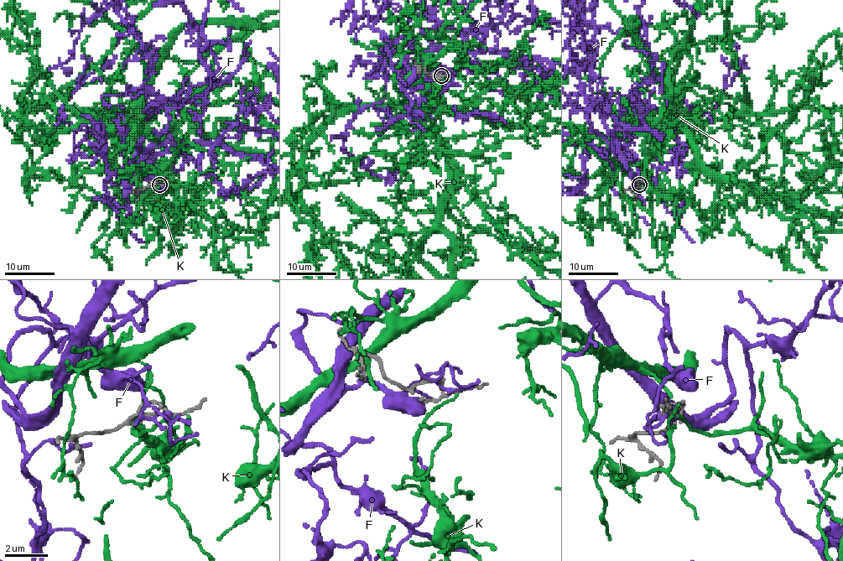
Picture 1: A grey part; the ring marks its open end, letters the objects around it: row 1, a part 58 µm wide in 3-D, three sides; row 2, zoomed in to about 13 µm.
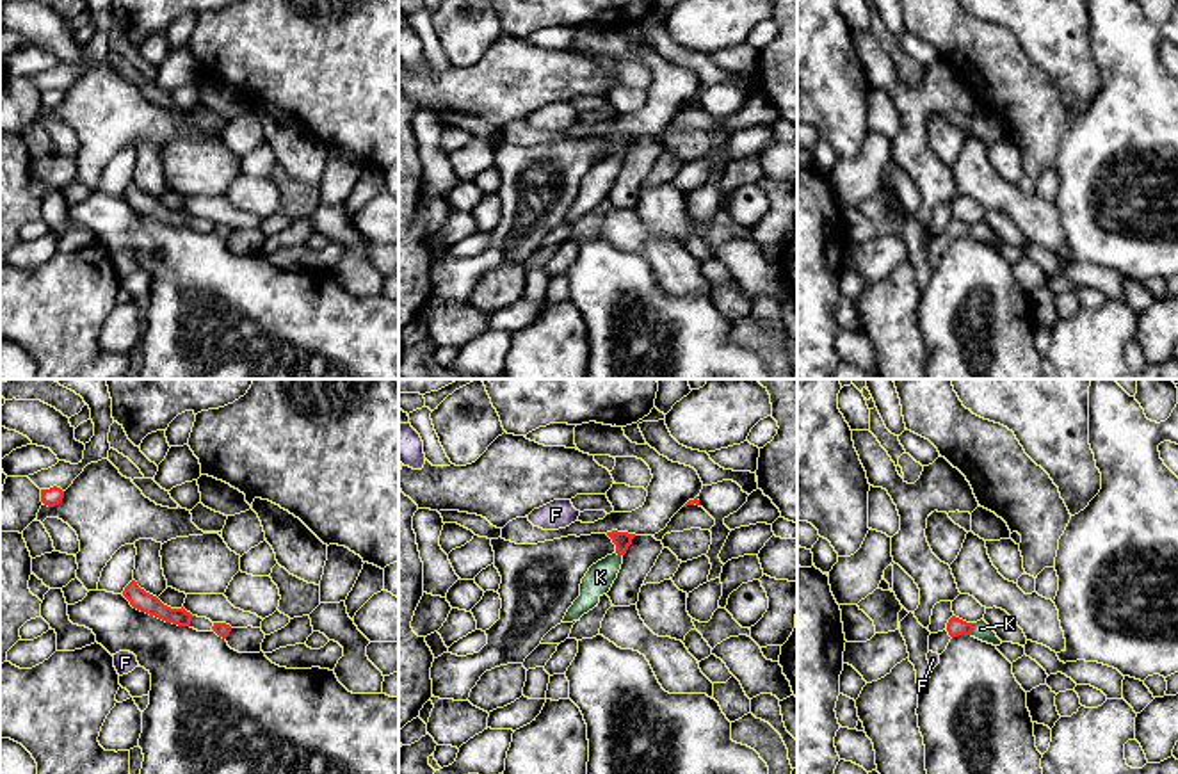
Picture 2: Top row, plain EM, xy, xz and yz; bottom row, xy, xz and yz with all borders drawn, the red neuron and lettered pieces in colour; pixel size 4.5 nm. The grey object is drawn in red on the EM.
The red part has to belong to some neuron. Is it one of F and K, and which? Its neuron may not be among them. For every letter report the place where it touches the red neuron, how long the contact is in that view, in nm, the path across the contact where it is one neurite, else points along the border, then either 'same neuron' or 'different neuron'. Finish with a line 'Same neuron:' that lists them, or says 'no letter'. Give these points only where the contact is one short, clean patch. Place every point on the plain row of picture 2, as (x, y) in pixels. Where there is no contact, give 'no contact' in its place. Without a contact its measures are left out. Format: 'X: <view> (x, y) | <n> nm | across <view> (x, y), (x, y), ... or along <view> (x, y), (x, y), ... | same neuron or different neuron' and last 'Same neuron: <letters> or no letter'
F: no contact | different neuron
K: yz (972, 230) | 60 nm | across yz (956, 228), (972, 230), (981, 230) | same neuron
Same neuron: K

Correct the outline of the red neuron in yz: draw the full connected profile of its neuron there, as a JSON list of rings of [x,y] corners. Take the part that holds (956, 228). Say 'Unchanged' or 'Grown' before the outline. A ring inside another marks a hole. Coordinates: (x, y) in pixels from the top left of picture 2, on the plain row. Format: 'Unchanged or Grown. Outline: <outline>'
Grown. Outline: [[[952,217],[947,224],[947,233],[950,238],[972,237],[972,238],[975,238],[982,244],[993,246],[993,247],[1002,246],[1002,242],[996,238],[993,230],[984,221],[980,221],[977,224],[966,224],[966,222]]]

